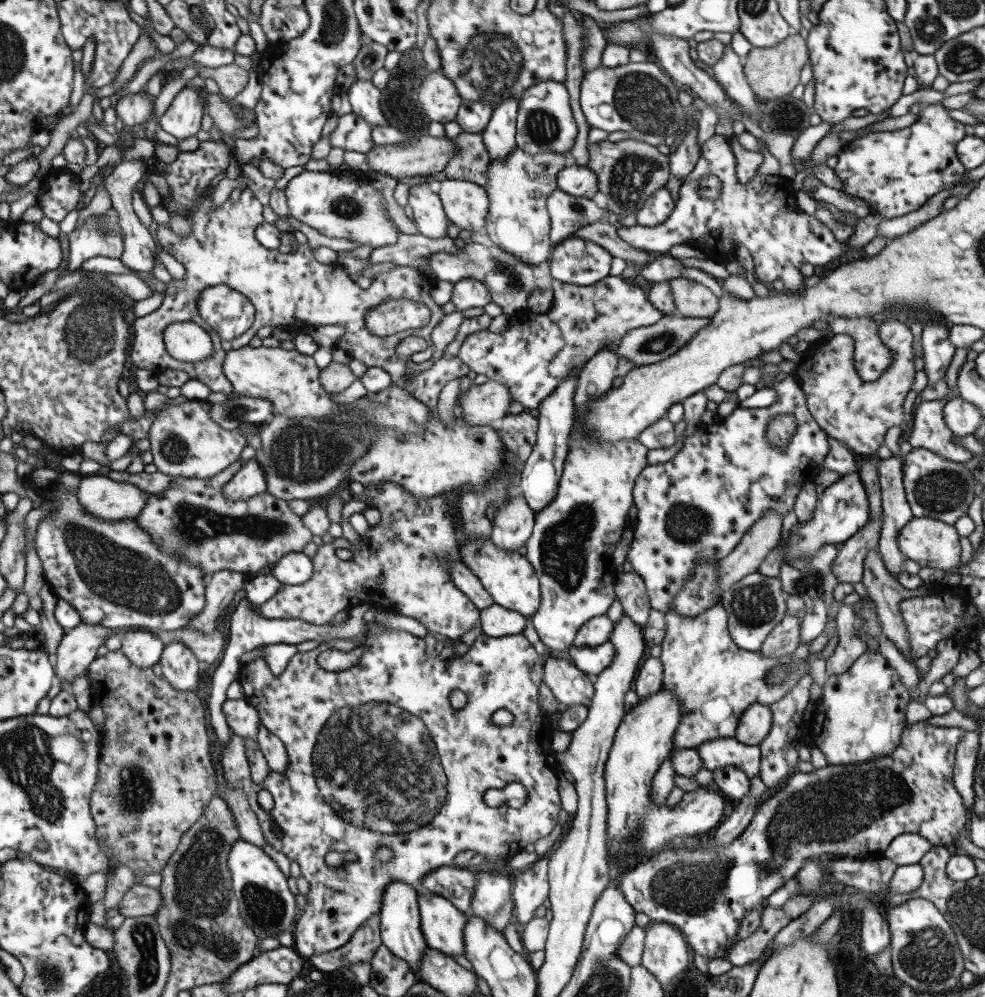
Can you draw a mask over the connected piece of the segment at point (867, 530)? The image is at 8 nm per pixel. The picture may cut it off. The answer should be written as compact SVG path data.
M881 517L868 520L853 536L841 543L836 558L831 562L831 573L840 583L854 585L862 580L862 563L865 554L874 546L877 547L879 540Z

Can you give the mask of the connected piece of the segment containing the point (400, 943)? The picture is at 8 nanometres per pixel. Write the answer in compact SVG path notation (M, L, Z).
M401 881L388 882L381 895L378 927L382 945L386 946L395 956L407 962L415 980L423 981L418 976L418 964L420 963L421 953L427 946L420 931L416 895L414 887L410 884Z

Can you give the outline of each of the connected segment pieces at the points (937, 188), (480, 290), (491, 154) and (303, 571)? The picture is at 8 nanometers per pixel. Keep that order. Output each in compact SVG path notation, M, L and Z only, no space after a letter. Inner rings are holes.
M935 103L921 110L917 115L917 121L907 128L865 134L845 144L836 155L837 165L833 170L837 179L841 181L842 190L867 202L871 214L876 213L886 219L904 216L917 210L933 194L950 189L964 176L966 170L955 156L955 145L965 135L964 125L952 120L946 110L940 104Z
M462 278L453 283L449 301L457 311L483 307L491 302L490 282L482 283L474 278Z
M518 98L501 100L501 104L495 106L485 129L481 132L481 140L491 162L507 160L507 156L516 147L514 136L517 102Z
M288 552L274 565L270 574L279 580L281 585L303 584L305 580L311 578L311 572L313 572L311 559L301 552Z

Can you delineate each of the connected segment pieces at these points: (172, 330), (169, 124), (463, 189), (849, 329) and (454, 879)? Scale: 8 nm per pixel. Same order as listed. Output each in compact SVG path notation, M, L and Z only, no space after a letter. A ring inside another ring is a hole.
M174 322L162 332L165 350L173 359L197 363L213 352L209 334L194 322Z
M195 79L183 86L173 98L163 116L159 118L161 130L174 136L177 141L195 137L200 130L203 107L197 95L199 80Z
M444 179L440 182L437 194L445 217L459 227L459 230L468 230L472 234L473 232L479 232L481 227L485 228L485 216L488 214L488 198L482 186L466 180Z
M829 313L824 319L832 333L848 334L850 338L852 338L853 369L857 371L857 376L859 376L863 382L873 382L887 371L887 367L891 365L892 352L880 339L879 326L871 317L845 318Z
M438 866L424 874L418 885L425 892L446 898L462 913L469 910L471 891L474 889L474 875L471 870L457 866Z

